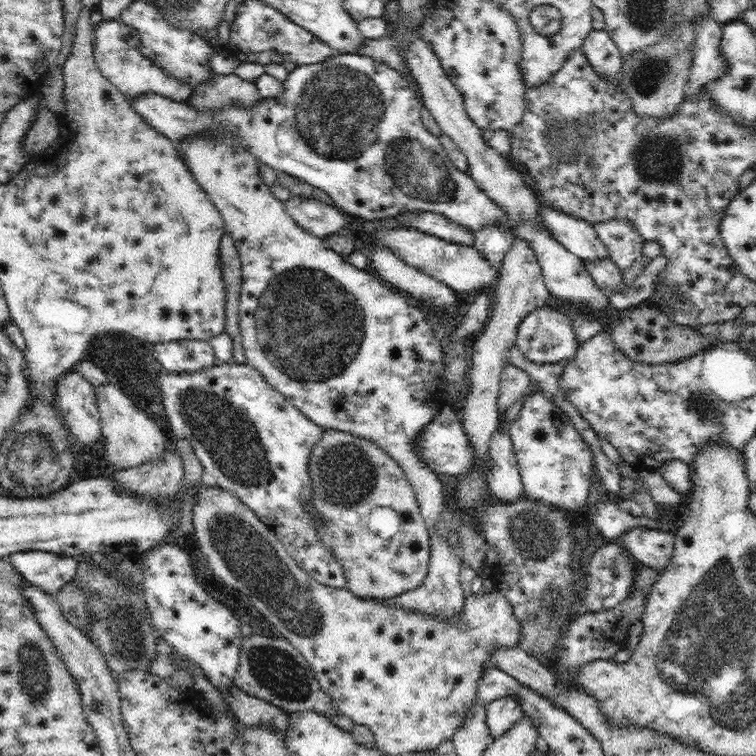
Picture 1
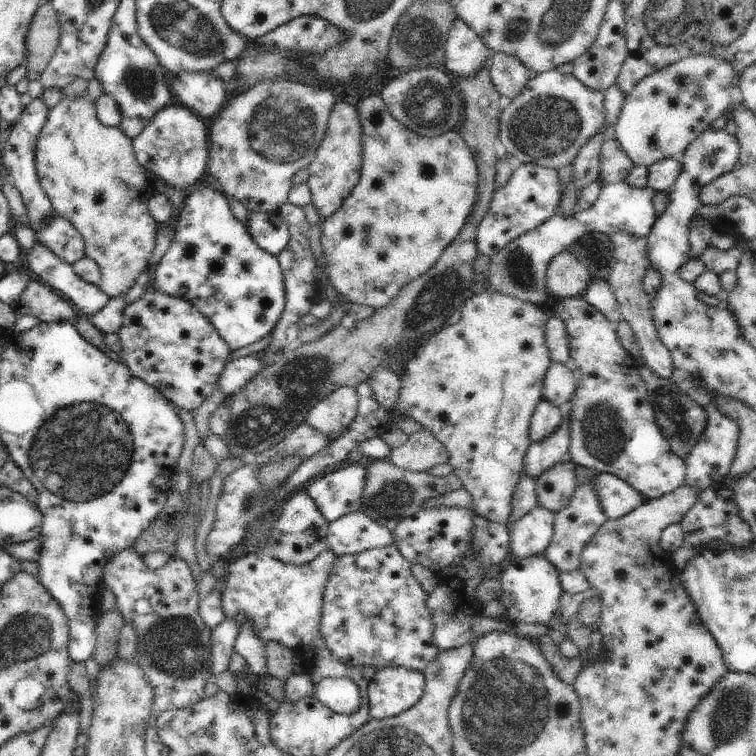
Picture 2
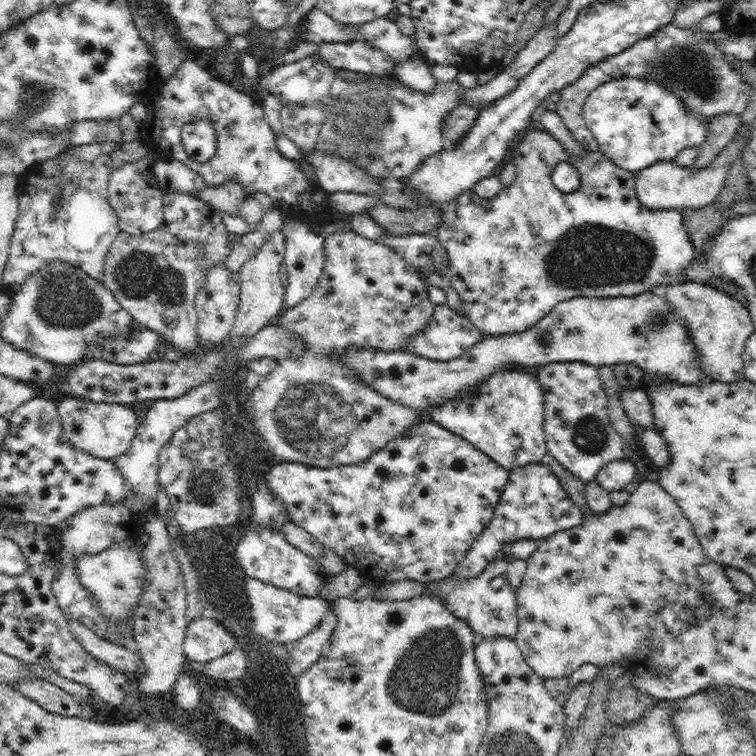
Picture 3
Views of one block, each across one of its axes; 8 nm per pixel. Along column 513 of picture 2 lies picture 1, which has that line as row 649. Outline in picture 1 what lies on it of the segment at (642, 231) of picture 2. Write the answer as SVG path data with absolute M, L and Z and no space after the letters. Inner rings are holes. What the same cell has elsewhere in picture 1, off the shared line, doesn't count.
M252 634L243 638L233 684L249 695L257 696L278 709L287 711L288 714L302 714L308 710L322 713L333 706L330 696L320 688L308 661L283 637L270 638Z

